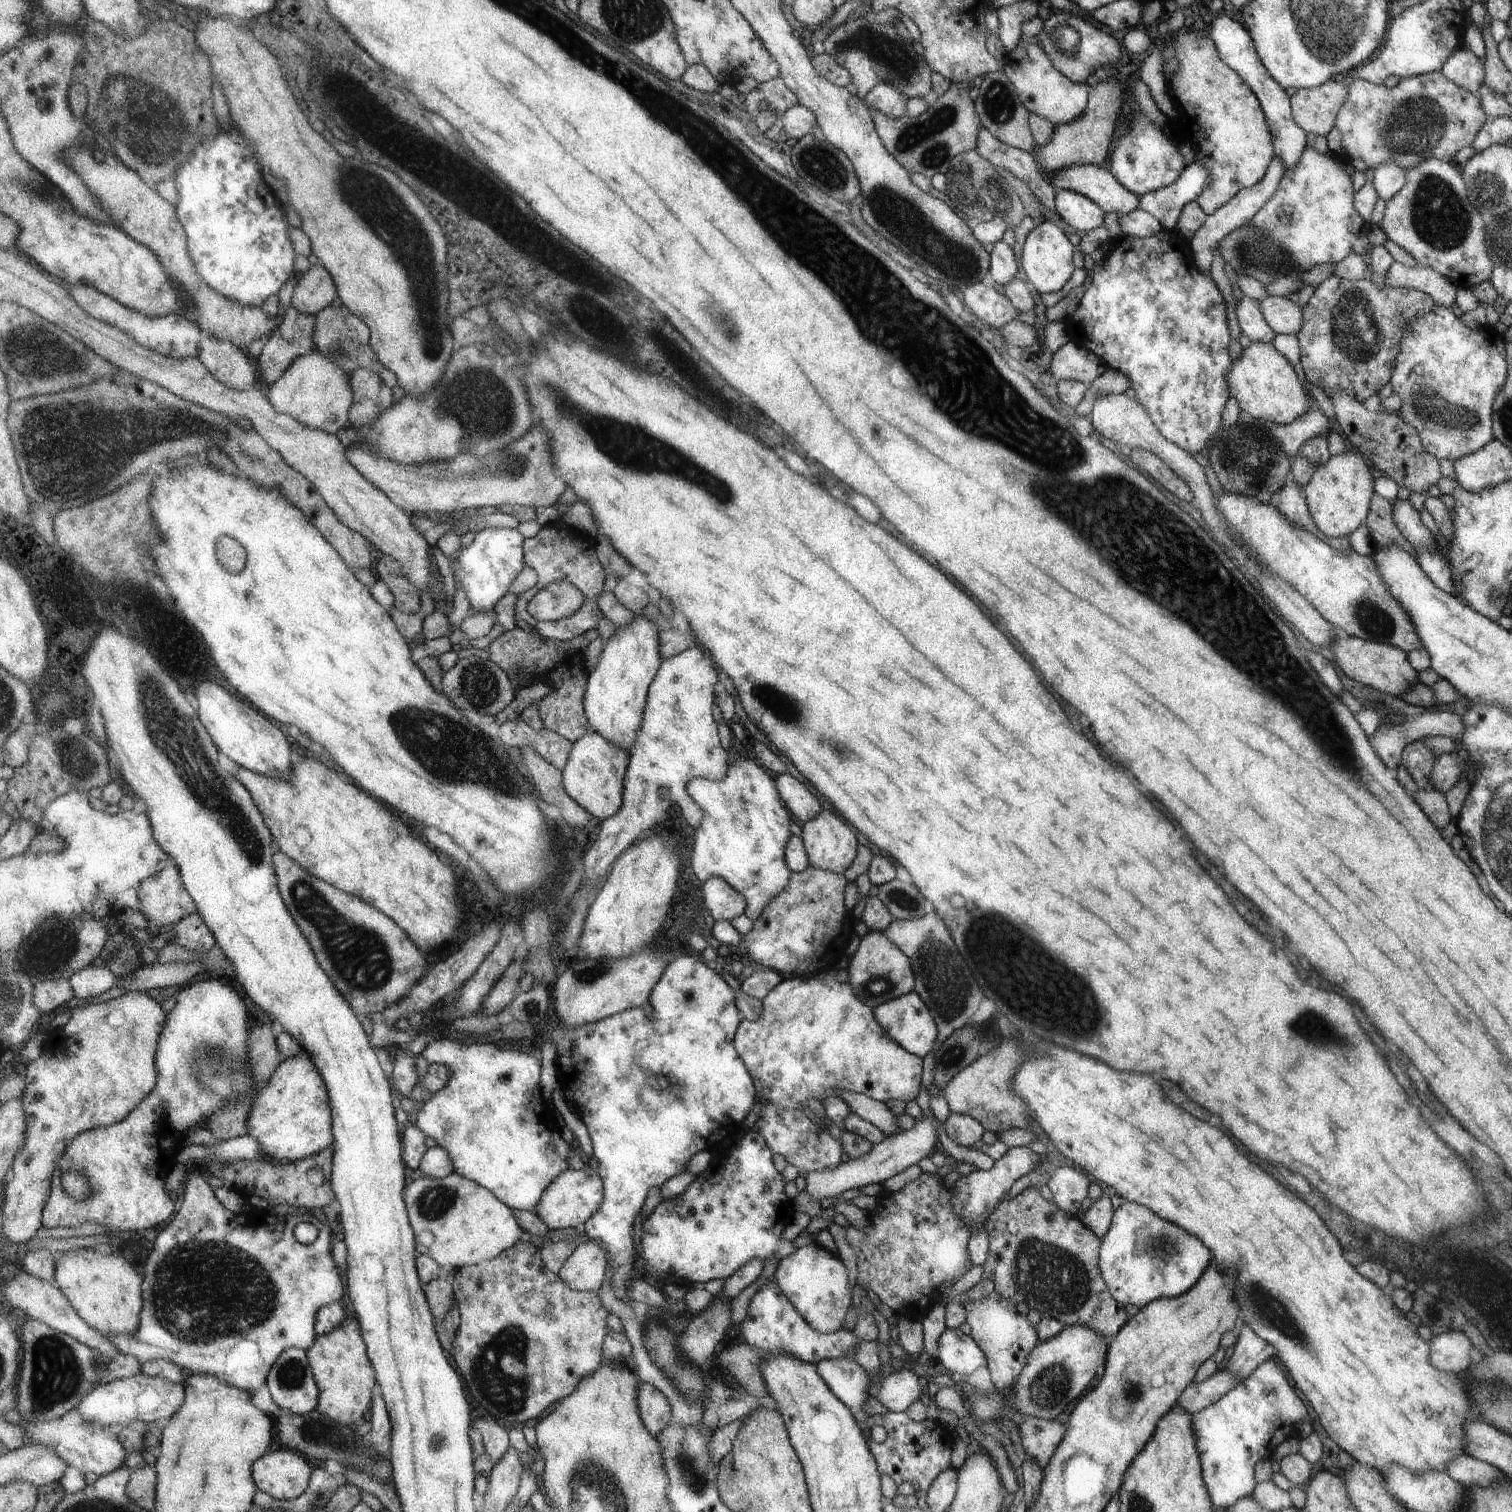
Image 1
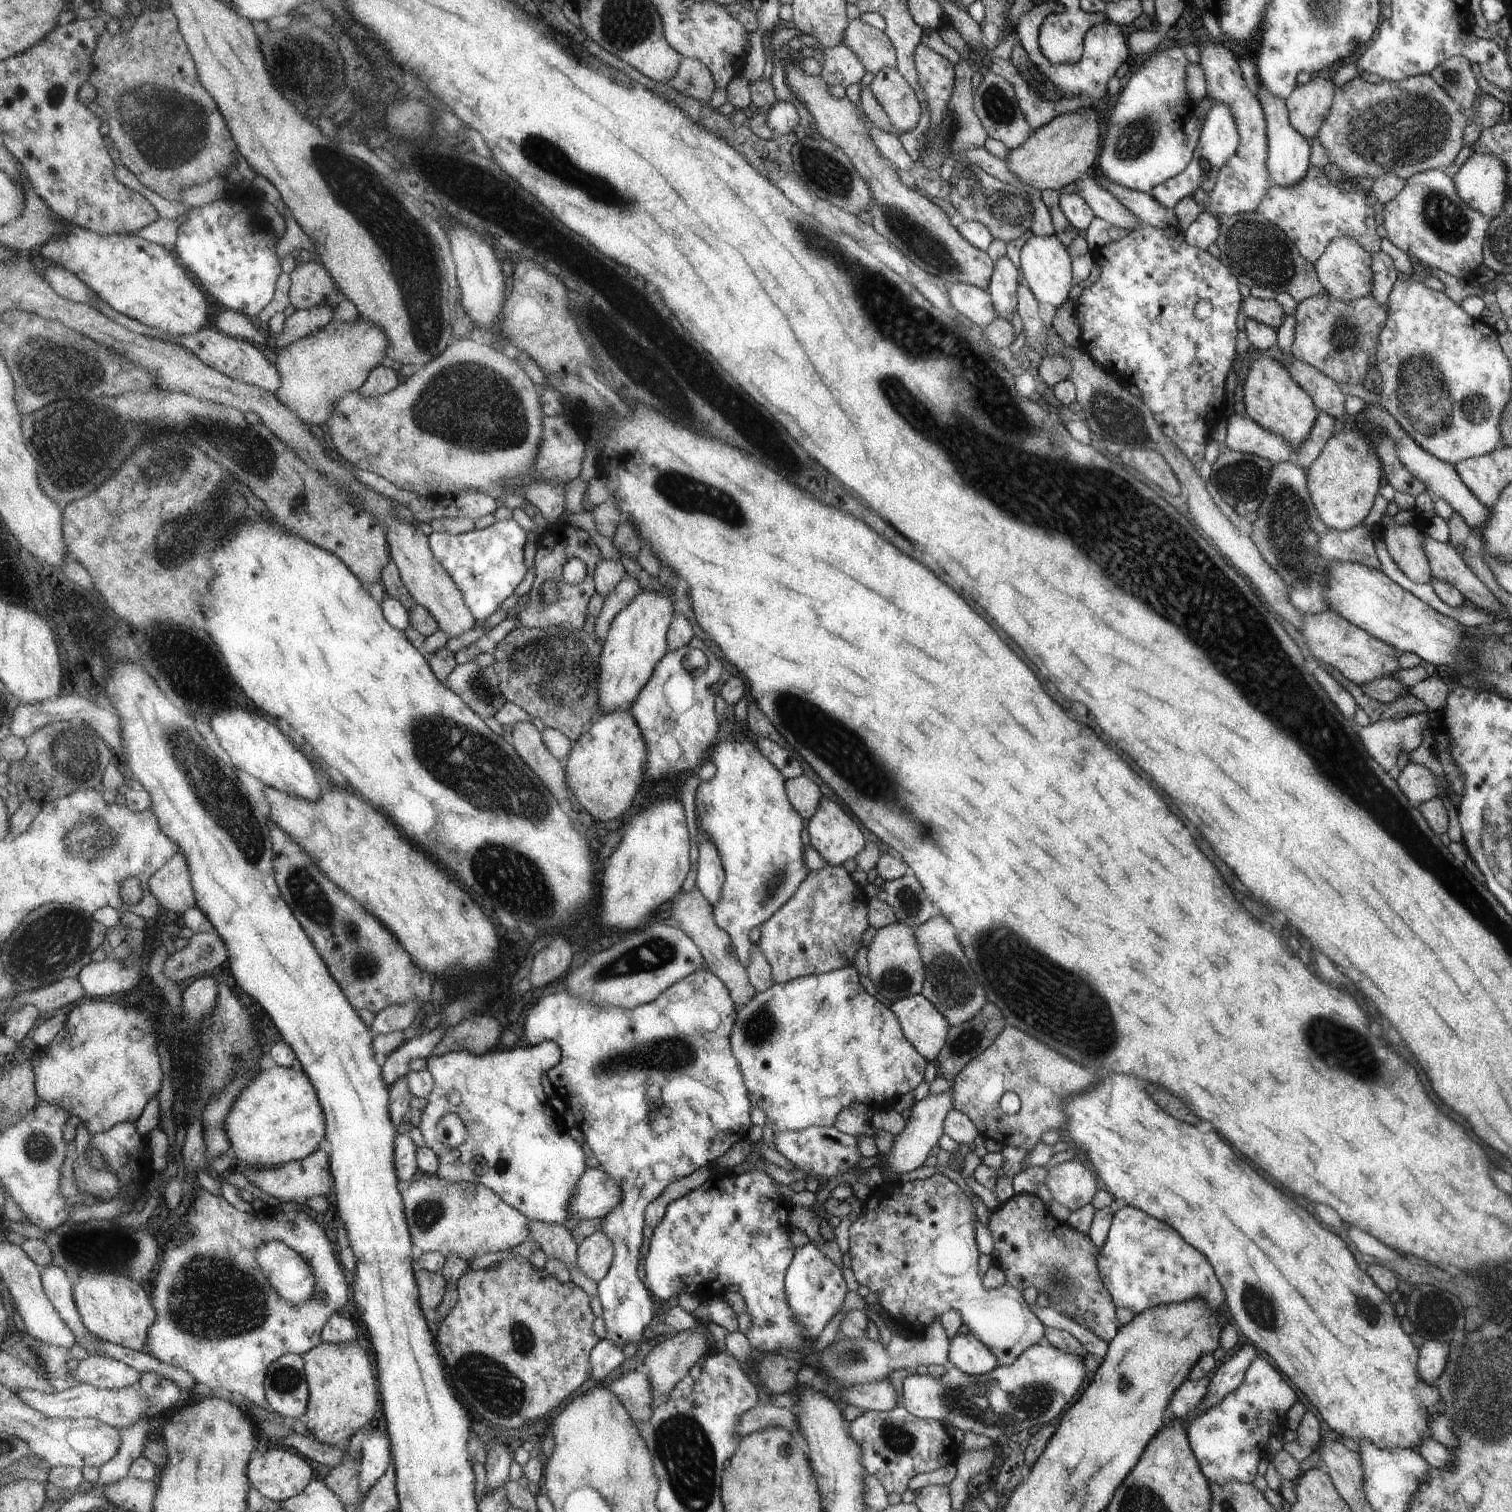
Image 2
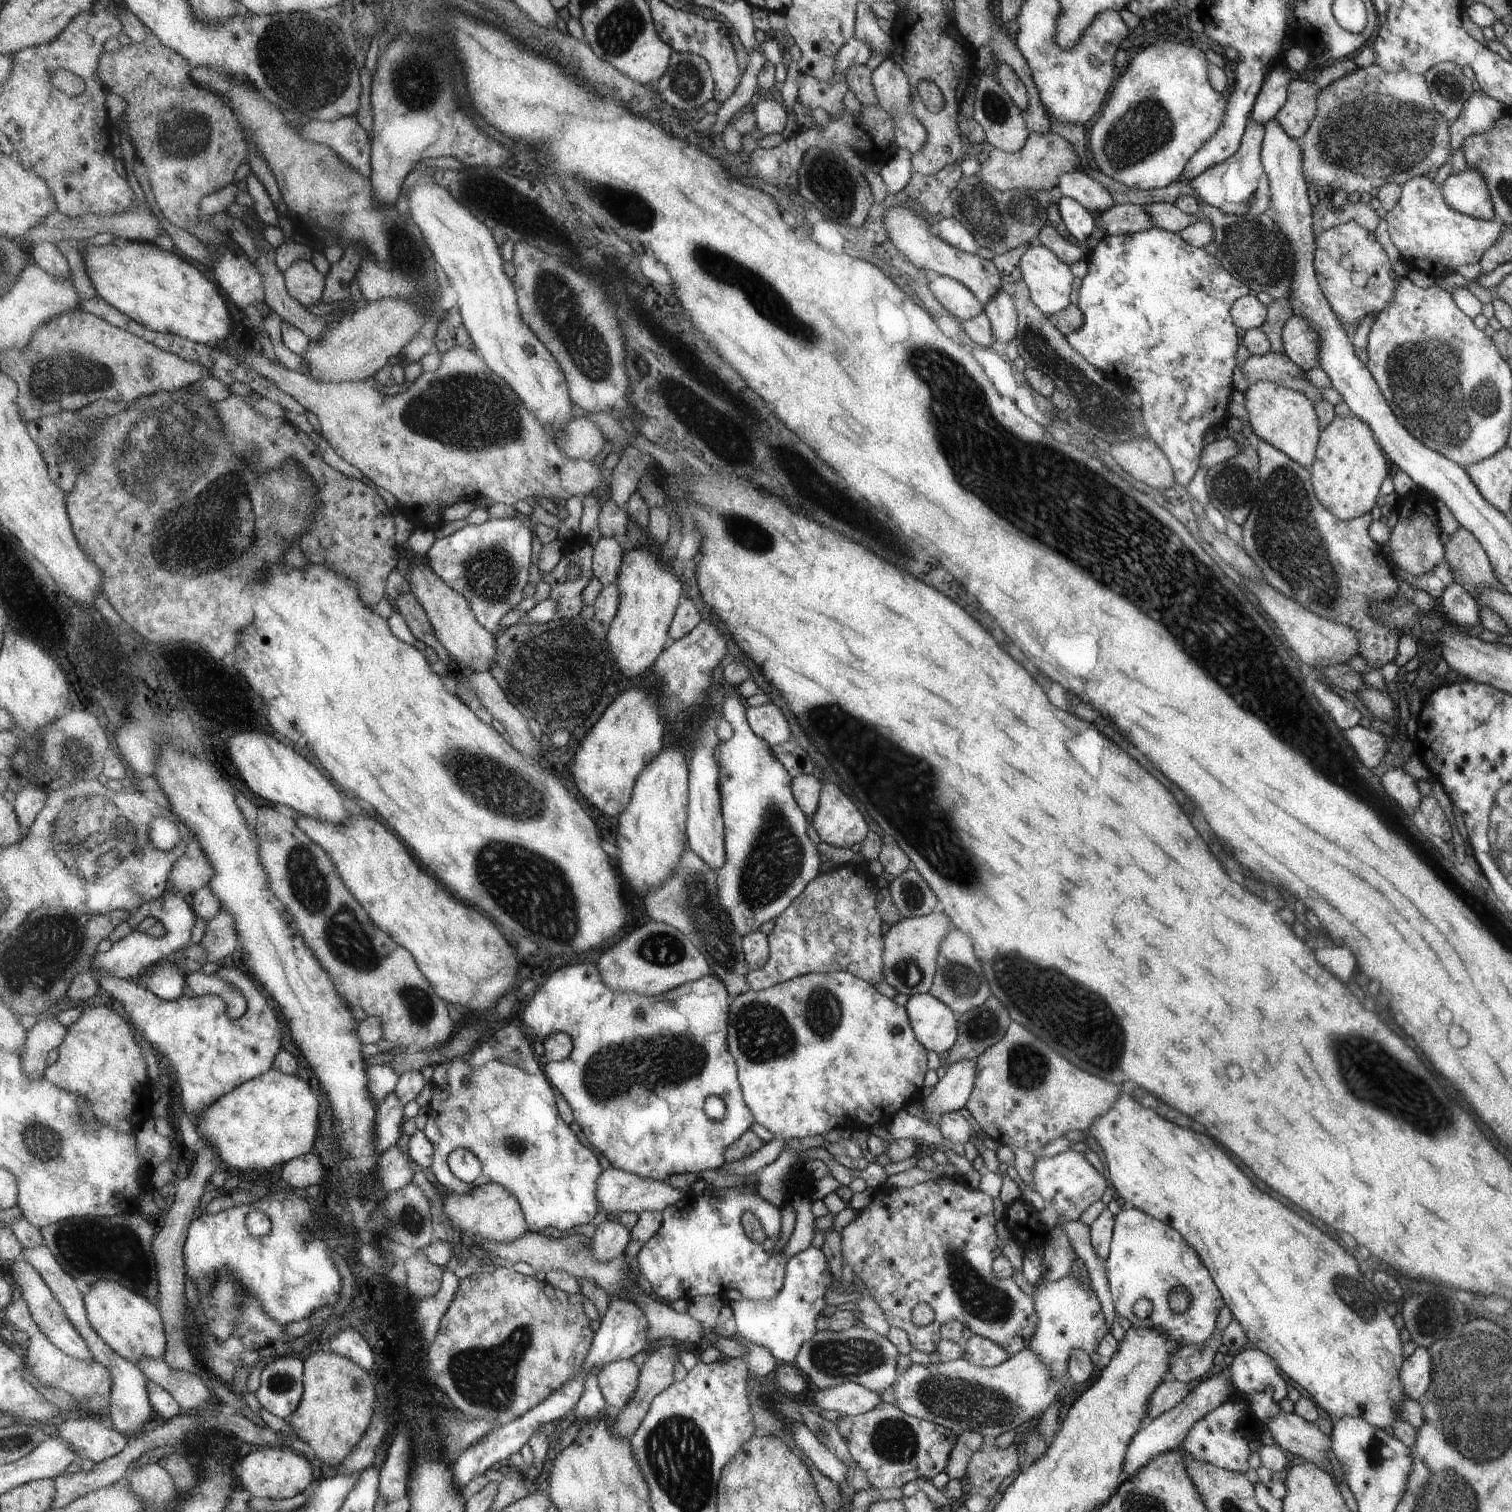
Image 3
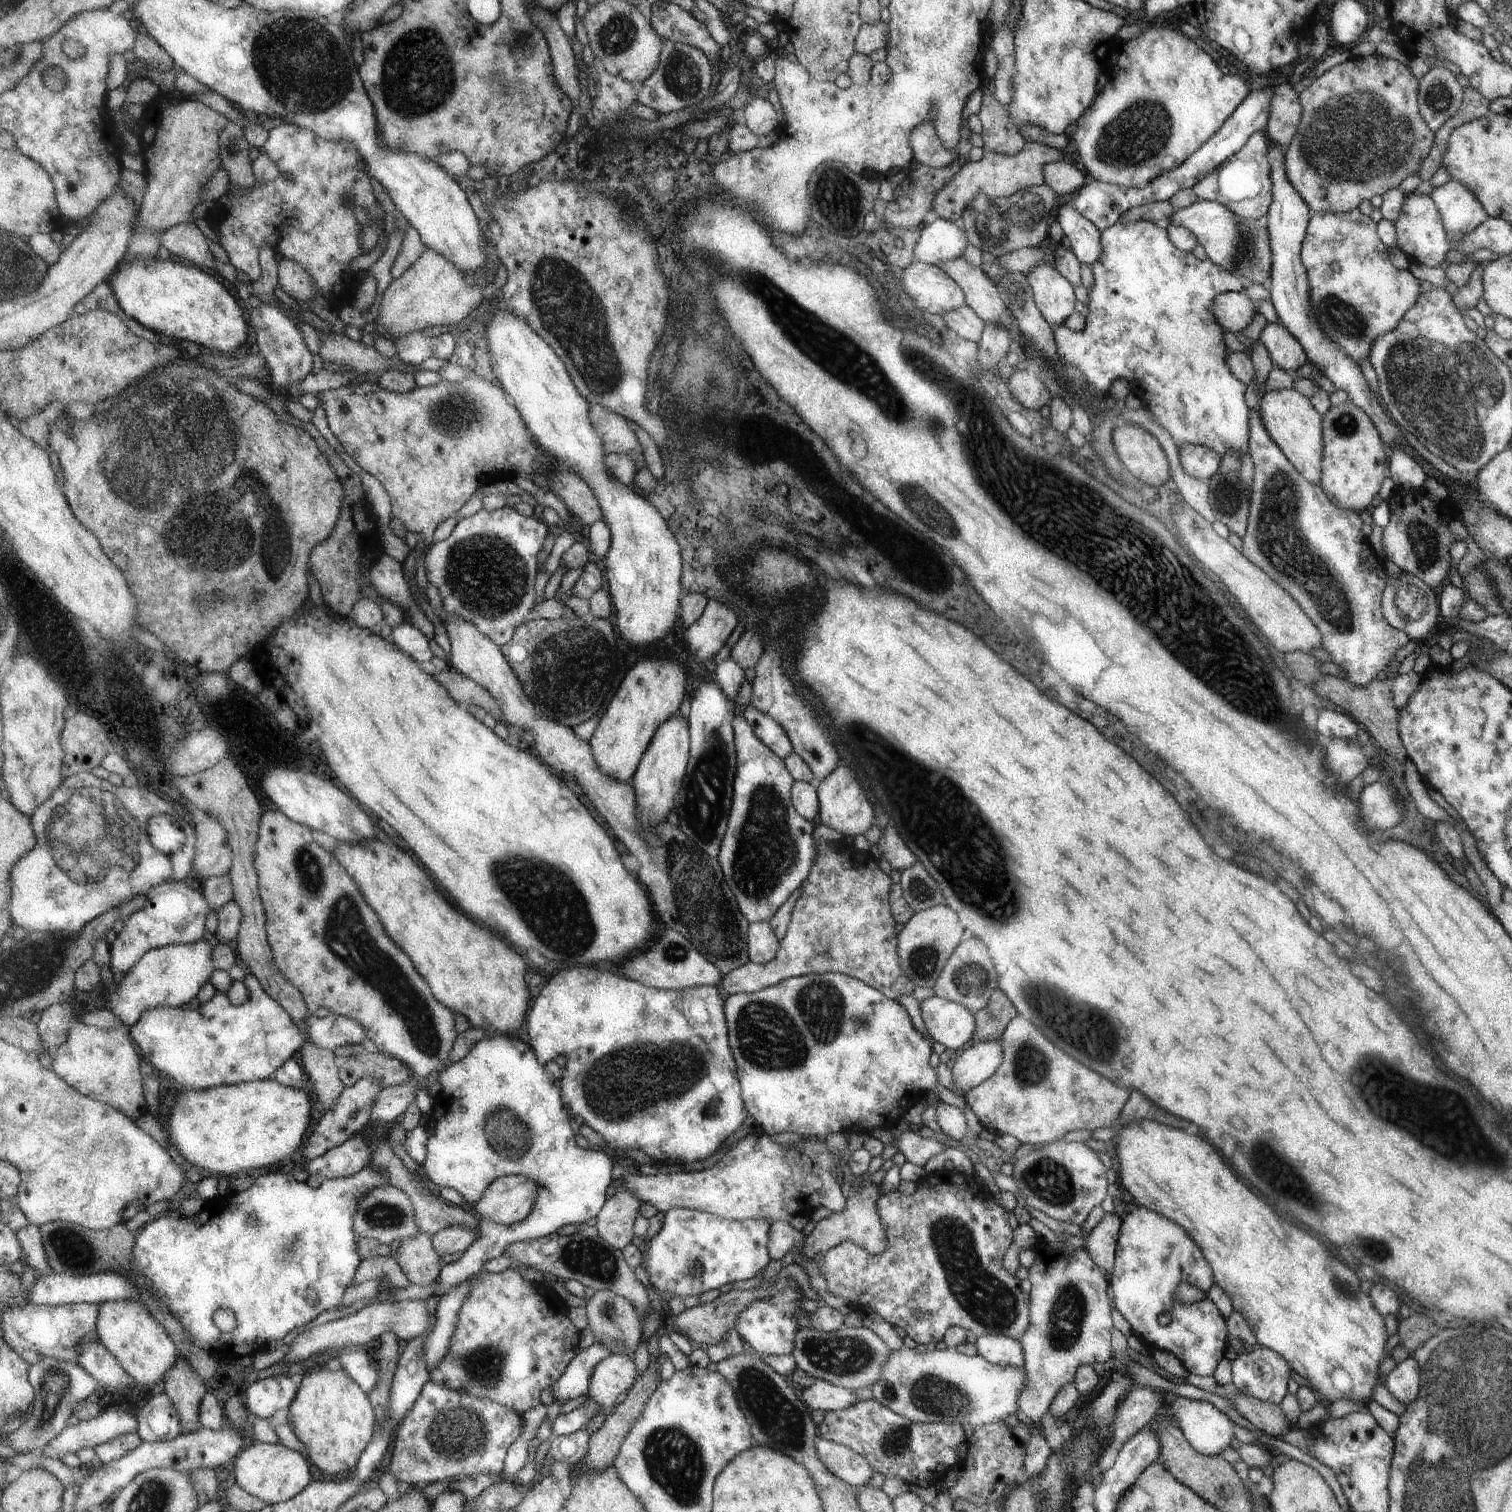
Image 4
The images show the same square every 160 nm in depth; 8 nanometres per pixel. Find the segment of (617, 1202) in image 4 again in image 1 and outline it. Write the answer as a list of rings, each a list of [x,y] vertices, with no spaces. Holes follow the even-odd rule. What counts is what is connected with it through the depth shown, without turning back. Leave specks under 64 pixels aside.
[[[593,1238],[581,1243],[560,1268],[558,1275],[576,1291],[596,1291],[606,1279],[608,1258]]]

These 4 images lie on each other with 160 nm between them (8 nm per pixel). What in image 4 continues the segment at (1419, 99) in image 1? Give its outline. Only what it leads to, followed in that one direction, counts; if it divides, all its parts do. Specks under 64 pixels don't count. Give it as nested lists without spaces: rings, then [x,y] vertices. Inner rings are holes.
[[[1371,54],[1364,57],[1355,56],[1343,64],[1338,64],[1329,68],[1321,76],[1312,79],[1310,86],[1305,87],[1299,94],[1301,106],[1303,106],[1302,118],[1298,122],[1296,133],[1292,141],[1286,147],[1280,146],[1284,152],[1284,169],[1286,170],[1288,181],[1300,194],[1301,198],[1310,207],[1311,214],[1314,212],[1328,213],[1349,213],[1350,210],[1357,209],[1361,200],[1369,200],[1375,194],[1382,195],[1389,189],[1396,189],[1401,180],[1409,175],[1417,174],[1423,160],[1434,146],[1434,132],[1427,126],[1426,120],[1420,115],[1419,100],[1415,100],[1418,94],[1418,79],[1411,74],[1410,69],[1398,61]]]

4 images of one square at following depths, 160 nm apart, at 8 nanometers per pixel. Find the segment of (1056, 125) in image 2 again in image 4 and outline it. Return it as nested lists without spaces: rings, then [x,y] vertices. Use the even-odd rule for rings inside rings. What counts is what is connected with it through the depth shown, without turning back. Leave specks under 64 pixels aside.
[[[1025,141],[1023,148],[1014,155],[983,152],[979,161],[967,160],[963,163],[953,178],[937,192],[931,201],[931,210],[934,210],[942,219],[957,220],[961,216],[963,208],[976,194],[983,193],[989,199],[1005,198],[1019,189],[1043,184],[1045,181],[1043,166],[1057,162],[1057,160],[1061,160],[1059,149],[1033,141]]]

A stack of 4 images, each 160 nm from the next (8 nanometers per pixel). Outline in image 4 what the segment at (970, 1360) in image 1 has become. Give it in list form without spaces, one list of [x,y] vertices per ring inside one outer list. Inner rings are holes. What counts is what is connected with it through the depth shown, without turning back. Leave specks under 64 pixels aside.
[[[979,1335],[975,1340],[977,1355],[991,1364],[1024,1367],[1022,1343],[1003,1335]]]

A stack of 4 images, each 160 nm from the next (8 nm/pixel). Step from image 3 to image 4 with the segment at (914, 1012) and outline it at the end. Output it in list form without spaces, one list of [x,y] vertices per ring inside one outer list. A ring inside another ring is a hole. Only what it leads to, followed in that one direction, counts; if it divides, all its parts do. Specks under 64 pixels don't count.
[[[941,997],[919,1001],[919,1012],[928,1036],[943,1044],[947,1051],[955,1053],[960,1049],[975,1028],[973,1013],[959,1003]]]

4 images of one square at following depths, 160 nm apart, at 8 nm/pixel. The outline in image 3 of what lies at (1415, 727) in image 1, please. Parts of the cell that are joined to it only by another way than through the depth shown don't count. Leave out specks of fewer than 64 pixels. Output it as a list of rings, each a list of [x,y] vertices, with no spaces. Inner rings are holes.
[[[1358,724],[1344,730],[1343,734],[1348,740],[1348,745],[1352,746],[1359,760],[1367,768],[1377,766],[1383,760],[1385,753],[1391,750],[1382,734],[1368,730]]]

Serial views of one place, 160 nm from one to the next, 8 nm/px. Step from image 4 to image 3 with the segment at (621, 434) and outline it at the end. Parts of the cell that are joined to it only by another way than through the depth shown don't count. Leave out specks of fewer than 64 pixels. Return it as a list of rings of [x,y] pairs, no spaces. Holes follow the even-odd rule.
[[[578,416],[571,419],[556,438],[561,452],[564,452],[570,459],[588,461],[601,452],[605,441],[605,436],[597,424]]]

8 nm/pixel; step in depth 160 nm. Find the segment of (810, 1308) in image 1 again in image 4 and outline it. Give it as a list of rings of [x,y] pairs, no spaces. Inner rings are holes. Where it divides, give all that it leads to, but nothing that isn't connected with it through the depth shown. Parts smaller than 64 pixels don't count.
[[[785,1287],[776,1295],[761,1297],[750,1302],[737,1315],[733,1328],[740,1338],[759,1355],[791,1355],[794,1349],[794,1334],[800,1328],[795,1314],[799,1310],[804,1311],[799,1305],[803,1298],[799,1287]]]

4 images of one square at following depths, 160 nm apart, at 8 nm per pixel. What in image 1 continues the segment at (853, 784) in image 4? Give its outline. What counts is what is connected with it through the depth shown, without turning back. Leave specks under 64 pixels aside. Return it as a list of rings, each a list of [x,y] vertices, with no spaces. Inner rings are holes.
[[[828,810],[804,822],[802,840],[808,864],[830,873],[843,874],[855,858],[857,840],[848,824]]]

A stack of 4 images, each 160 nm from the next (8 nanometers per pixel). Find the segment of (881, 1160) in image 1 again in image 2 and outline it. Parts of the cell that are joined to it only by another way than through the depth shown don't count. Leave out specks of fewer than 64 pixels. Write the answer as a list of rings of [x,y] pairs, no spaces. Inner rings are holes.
[[[949,1090],[936,1095],[926,1095],[914,1101],[911,1106],[912,1115],[908,1117],[904,1127],[894,1135],[894,1141],[889,1152],[884,1155],[885,1163],[890,1170],[900,1175],[903,1172],[910,1172],[923,1165],[927,1155],[932,1154],[937,1145],[937,1139],[943,1133],[943,1121],[946,1114],[950,1112],[953,1106],[953,1098]]]

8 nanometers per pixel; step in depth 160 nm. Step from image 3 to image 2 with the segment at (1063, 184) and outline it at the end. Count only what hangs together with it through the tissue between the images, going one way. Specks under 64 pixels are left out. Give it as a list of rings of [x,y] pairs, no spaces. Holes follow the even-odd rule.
[[[1092,175],[1081,176],[1074,181],[1078,195],[1087,203],[1095,217],[1122,229],[1138,229],[1145,226],[1110,192],[1099,186]]]

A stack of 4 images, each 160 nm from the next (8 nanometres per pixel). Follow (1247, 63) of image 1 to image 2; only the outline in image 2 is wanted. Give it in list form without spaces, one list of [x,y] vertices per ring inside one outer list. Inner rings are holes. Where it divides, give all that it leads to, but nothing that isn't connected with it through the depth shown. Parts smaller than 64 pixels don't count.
[[[1261,80],[1261,85],[1258,86],[1255,96],[1262,105],[1262,111],[1265,115],[1266,121],[1266,137],[1268,138],[1268,156],[1266,158],[1266,166],[1268,174],[1270,175],[1271,184],[1288,186],[1291,188],[1296,182],[1299,182],[1303,177],[1306,176],[1306,170],[1309,169],[1307,164],[1307,158],[1309,158],[1309,144],[1299,131],[1296,131],[1293,126],[1289,126],[1287,120],[1287,109],[1285,108],[1285,100],[1280,99],[1277,95],[1271,94],[1264,86]]]

